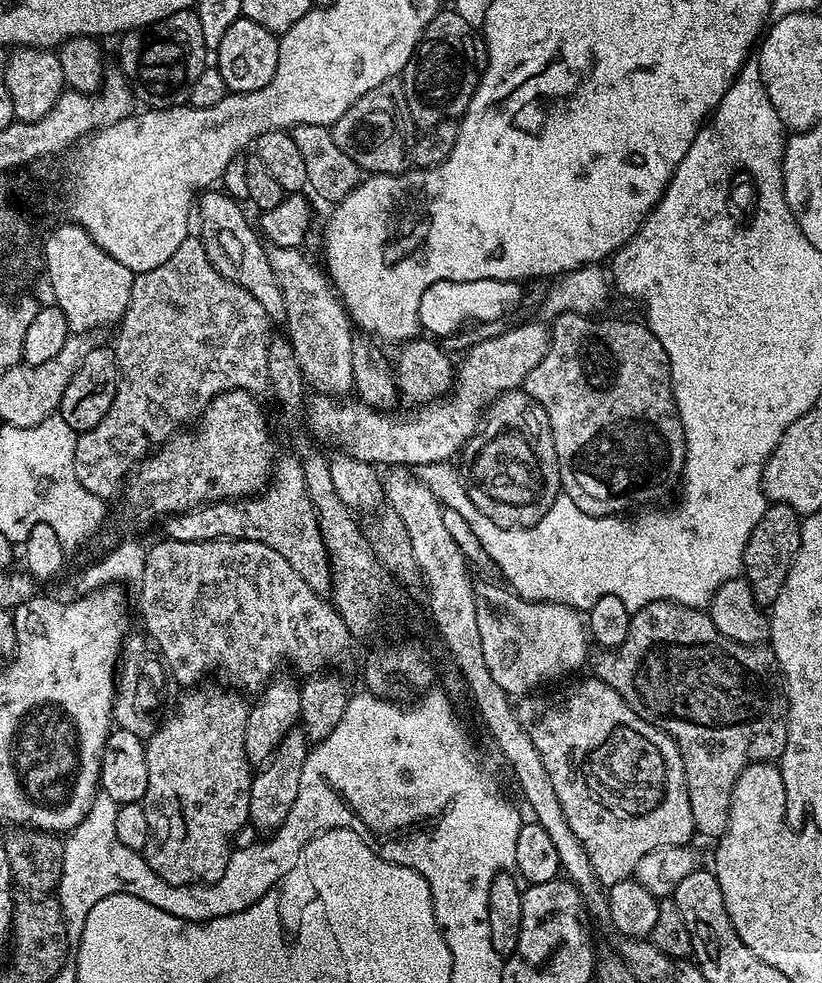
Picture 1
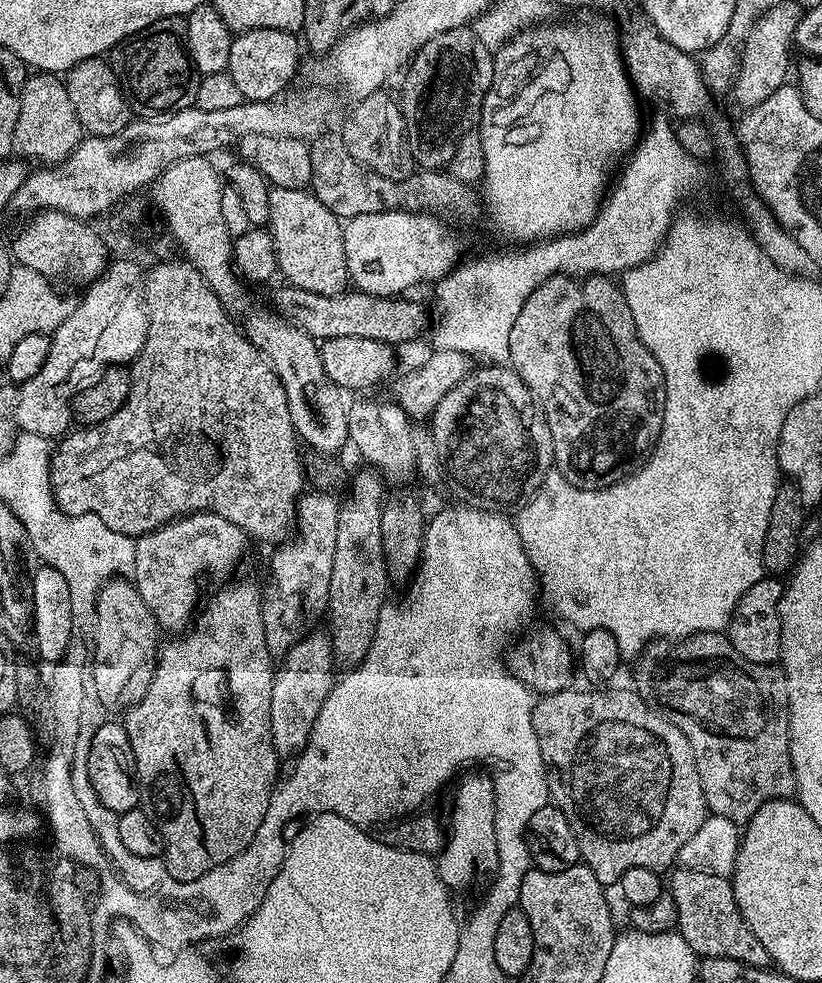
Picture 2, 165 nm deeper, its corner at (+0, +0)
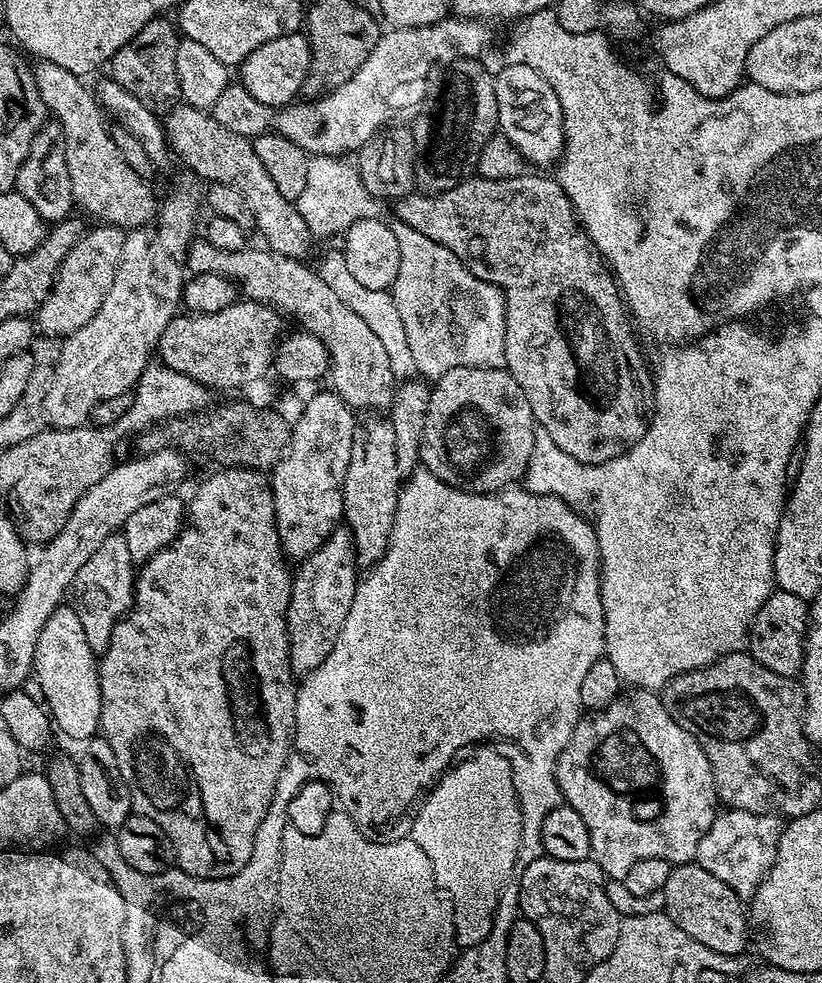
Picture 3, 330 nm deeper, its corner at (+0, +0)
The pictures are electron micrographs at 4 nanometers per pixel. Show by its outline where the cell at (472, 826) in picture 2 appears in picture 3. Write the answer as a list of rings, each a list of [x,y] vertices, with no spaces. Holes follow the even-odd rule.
[[[492,746],[476,751],[468,760],[455,763],[433,785],[421,801],[410,834],[430,858],[436,885],[452,903],[456,943],[464,950],[480,945],[489,936],[503,888],[515,871],[521,840],[513,763],[511,766]]]

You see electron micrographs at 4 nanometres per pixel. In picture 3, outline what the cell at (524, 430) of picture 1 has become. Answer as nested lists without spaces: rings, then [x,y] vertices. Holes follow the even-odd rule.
[[[456,368],[431,385],[420,464],[463,492],[499,492],[523,481],[538,427],[518,382],[502,368]]]

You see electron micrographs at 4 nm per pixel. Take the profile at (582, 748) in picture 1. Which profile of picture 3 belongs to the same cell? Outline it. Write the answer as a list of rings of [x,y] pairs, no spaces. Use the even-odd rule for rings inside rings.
[[[652,690],[625,691],[603,710],[593,711],[580,719],[576,723],[576,729],[572,731],[570,742],[556,759],[556,781],[560,787],[563,803],[578,810],[582,822],[586,822],[586,830],[590,830],[591,859],[598,862],[598,866],[608,880],[624,881],[626,873],[634,867],[634,862],[638,862],[642,858],[662,858],[674,866],[693,863],[698,854],[698,842],[702,842],[706,830],[710,830],[710,826],[716,821],[718,815],[718,797],[714,774],[702,746],[698,746],[696,739],[686,730],[682,730],[682,726],[678,726],[678,722],[674,722],[674,718],[670,718],[670,710],[666,710],[663,699]]]

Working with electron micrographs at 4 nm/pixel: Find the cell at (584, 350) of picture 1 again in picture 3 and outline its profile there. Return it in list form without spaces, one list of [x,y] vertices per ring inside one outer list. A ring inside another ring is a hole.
[[[531,174],[505,180],[469,178],[445,192],[403,196],[400,200],[395,201],[394,208],[396,208],[395,219],[399,223],[418,230],[418,234],[426,234],[426,238],[430,238],[430,242],[438,242],[442,246],[446,246],[446,250],[450,250],[453,256],[458,257],[477,278],[495,284],[503,292],[505,365],[508,373],[518,382],[518,386],[522,386],[537,425],[544,428],[546,434],[550,434],[550,438],[554,438],[554,443],[561,450],[566,450],[566,454],[570,454],[570,458],[578,458],[578,462],[583,464],[601,464],[607,460],[618,458],[623,452],[629,452],[644,437],[654,407],[654,376],[650,368],[648,372],[648,364],[644,361],[639,346],[636,345],[636,336],[632,333],[633,321],[626,311],[624,297],[616,282],[616,277],[612,269],[608,267],[604,256],[597,250],[594,242],[585,232],[580,217],[572,208],[570,198],[562,190],[559,179],[552,177],[551,180],[548,176],[531,176]]]

